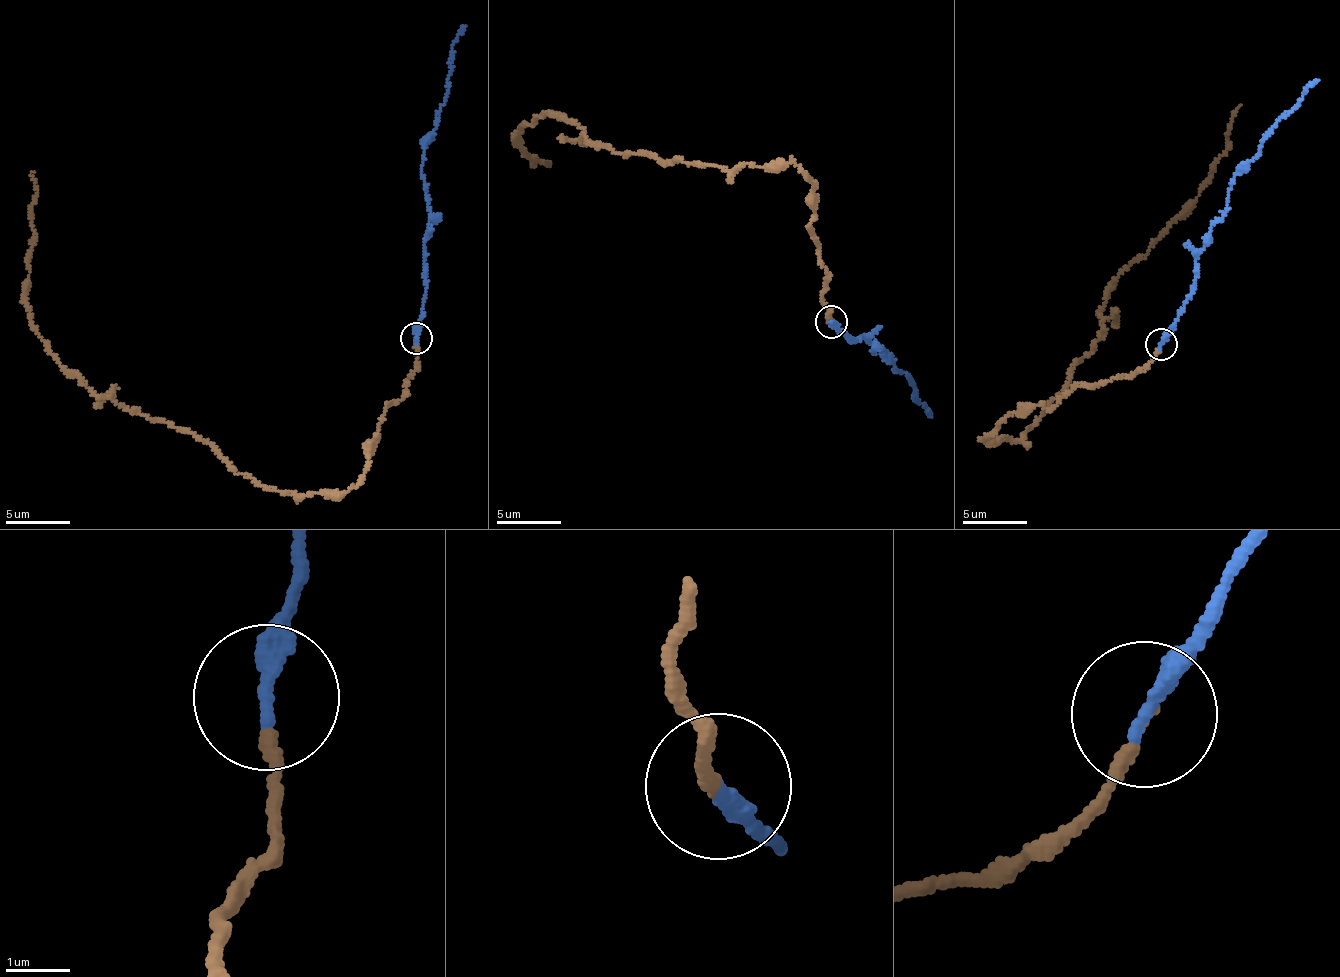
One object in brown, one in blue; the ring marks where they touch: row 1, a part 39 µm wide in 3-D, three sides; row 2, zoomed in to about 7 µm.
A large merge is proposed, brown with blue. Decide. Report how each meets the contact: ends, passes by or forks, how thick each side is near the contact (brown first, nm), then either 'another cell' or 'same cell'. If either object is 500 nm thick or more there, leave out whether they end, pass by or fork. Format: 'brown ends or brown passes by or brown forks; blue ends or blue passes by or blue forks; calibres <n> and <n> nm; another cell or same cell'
brown ends; blue ends; calibres 160 and 280 nm; same cell

